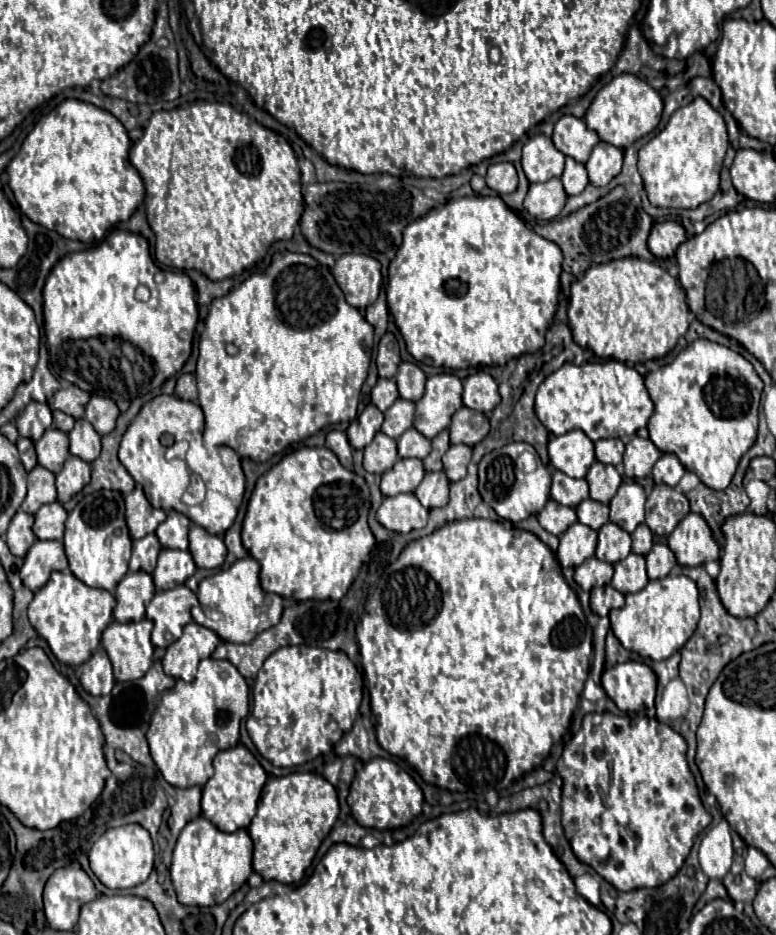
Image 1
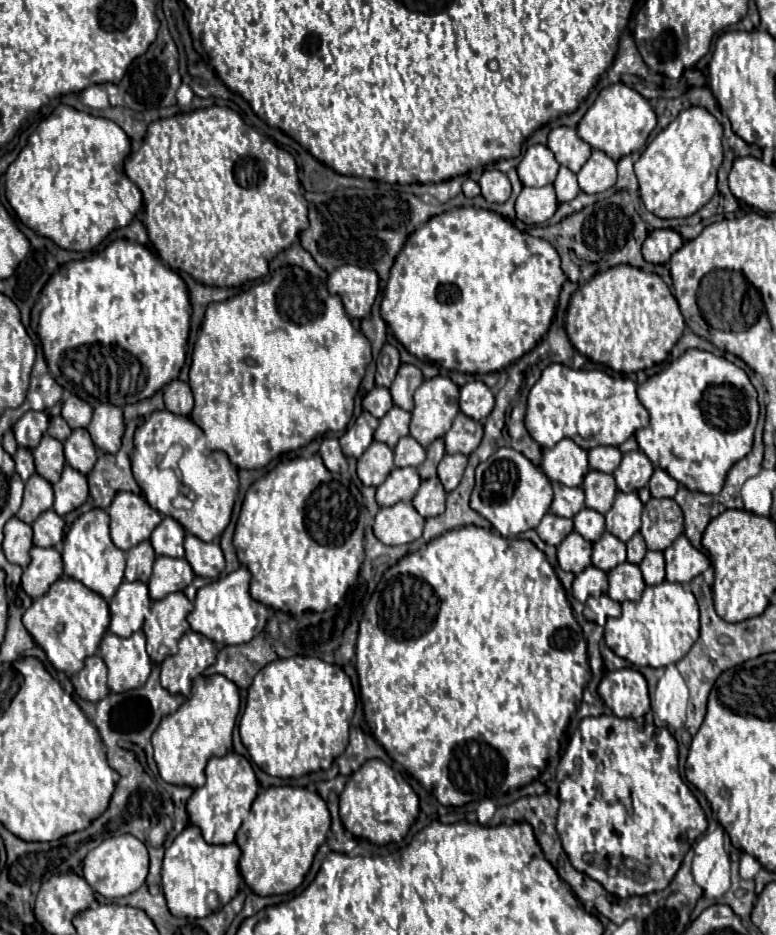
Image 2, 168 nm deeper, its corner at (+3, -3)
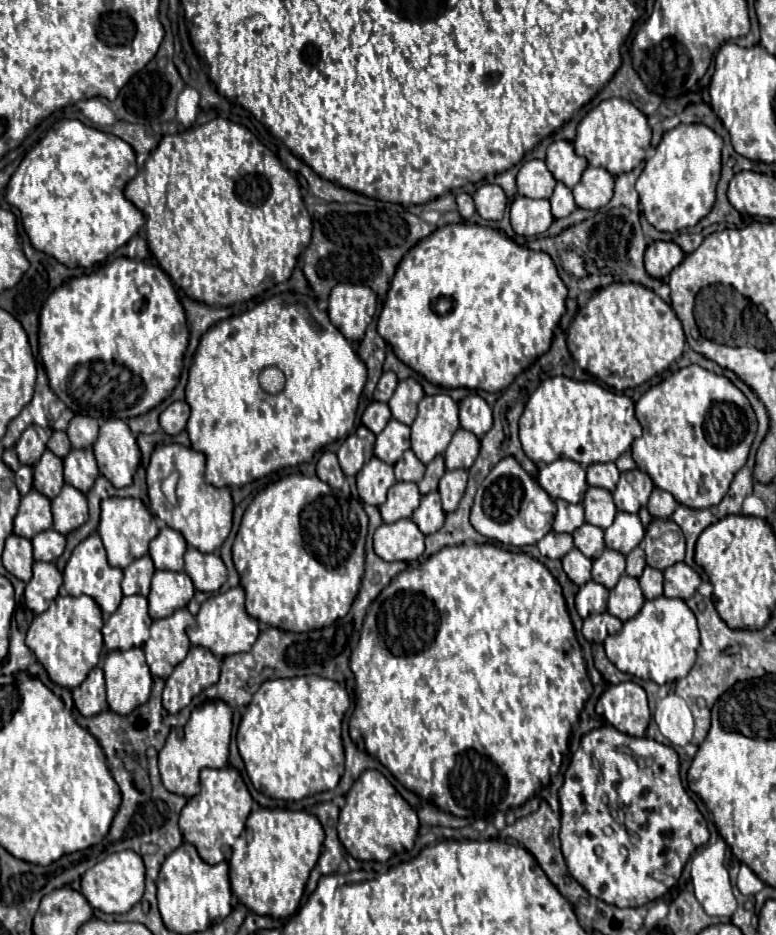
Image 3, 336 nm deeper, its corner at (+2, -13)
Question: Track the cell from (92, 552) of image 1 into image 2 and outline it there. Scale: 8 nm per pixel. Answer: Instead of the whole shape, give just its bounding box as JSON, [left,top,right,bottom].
[62,508,126,600]

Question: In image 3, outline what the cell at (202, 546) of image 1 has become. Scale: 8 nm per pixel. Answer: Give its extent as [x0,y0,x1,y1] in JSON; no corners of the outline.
[185,548,227,592]

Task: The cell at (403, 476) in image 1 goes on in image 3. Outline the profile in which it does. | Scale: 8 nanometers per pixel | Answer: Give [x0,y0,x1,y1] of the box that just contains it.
[379,482,421,524]

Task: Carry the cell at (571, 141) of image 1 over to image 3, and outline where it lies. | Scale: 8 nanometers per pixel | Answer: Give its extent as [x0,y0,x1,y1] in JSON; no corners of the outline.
[545,140,587,188]

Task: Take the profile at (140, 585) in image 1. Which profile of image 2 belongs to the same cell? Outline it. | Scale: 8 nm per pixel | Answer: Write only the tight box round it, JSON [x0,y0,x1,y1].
[110,580,150,636]

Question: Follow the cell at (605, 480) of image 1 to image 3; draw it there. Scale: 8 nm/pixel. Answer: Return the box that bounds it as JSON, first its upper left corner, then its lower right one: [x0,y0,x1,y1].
[583,488,617,530]

